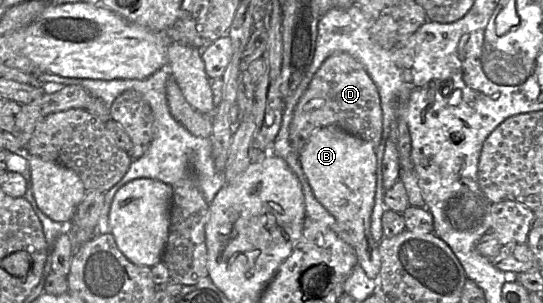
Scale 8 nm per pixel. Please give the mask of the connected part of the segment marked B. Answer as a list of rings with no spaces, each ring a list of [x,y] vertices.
[[[329,125],[313,132],[299,158],[316,198],[353,238],[358,263],[369,278],[378,279],[381,266],[379,242],[371,234],[371,214],[377,183],[374,147],[338,126]]]

